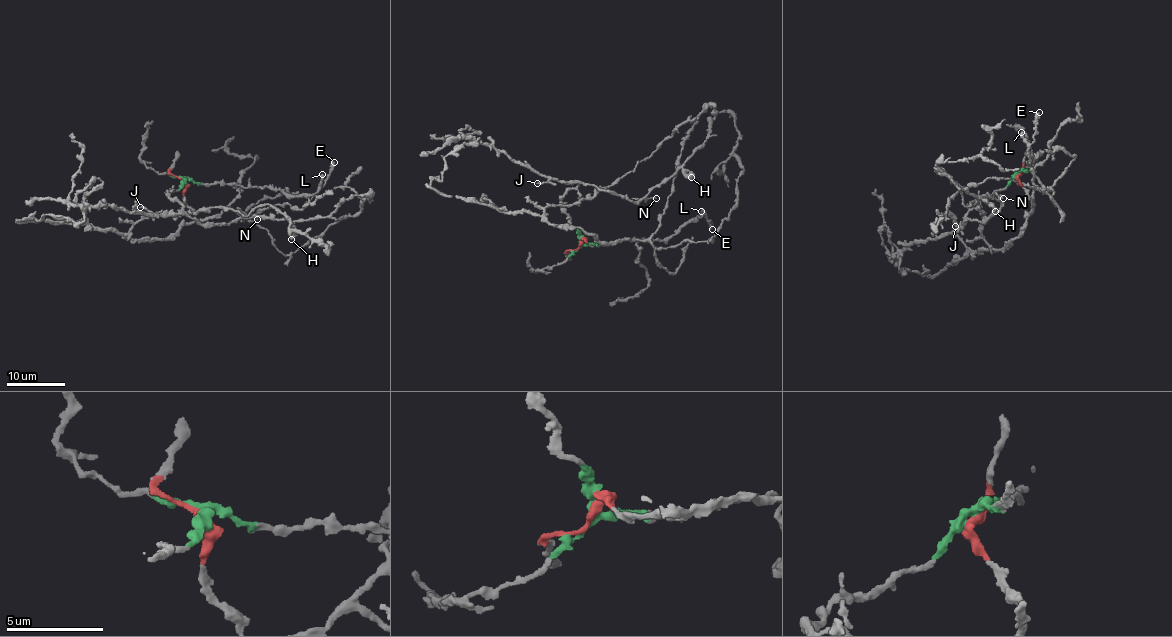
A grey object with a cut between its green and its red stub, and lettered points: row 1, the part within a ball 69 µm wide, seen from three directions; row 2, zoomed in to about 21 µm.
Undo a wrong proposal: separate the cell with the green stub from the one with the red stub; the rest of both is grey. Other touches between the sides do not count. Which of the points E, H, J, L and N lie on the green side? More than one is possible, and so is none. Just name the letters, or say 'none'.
E, H, J, L, N

